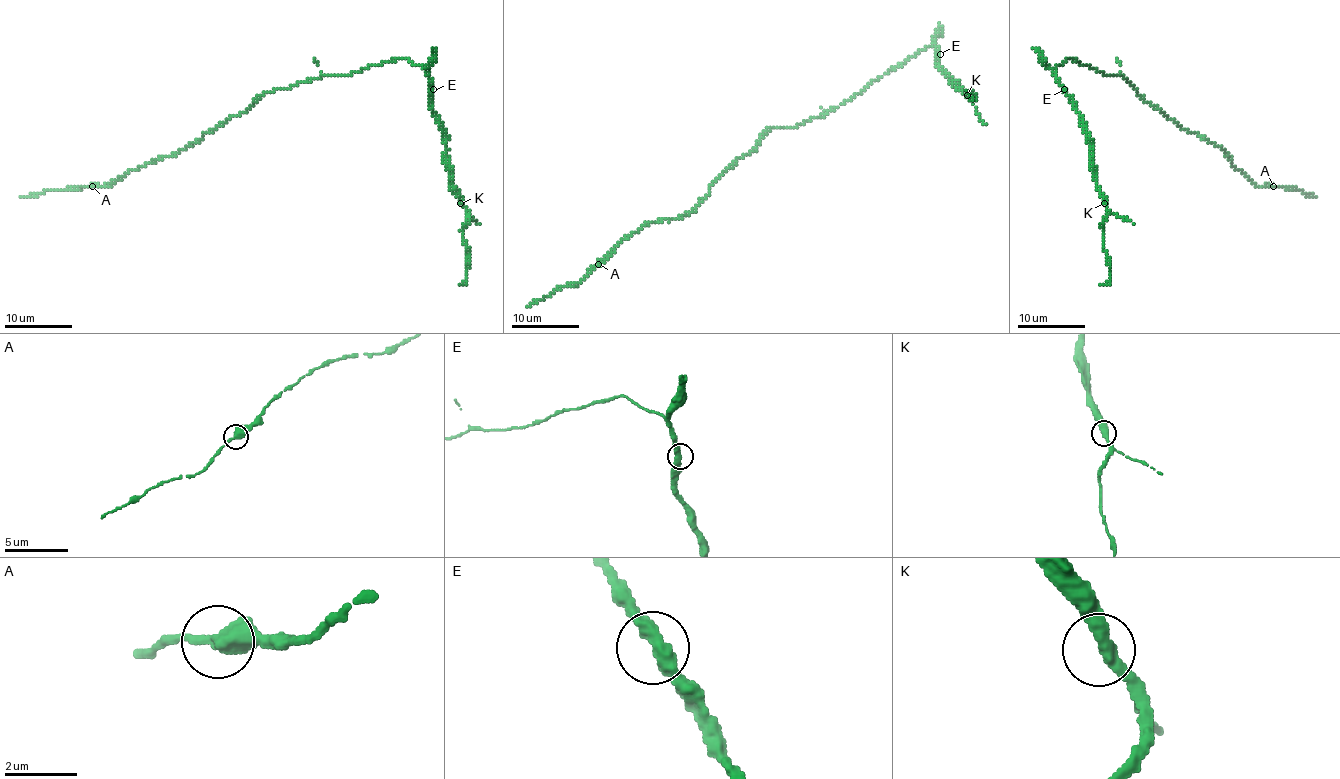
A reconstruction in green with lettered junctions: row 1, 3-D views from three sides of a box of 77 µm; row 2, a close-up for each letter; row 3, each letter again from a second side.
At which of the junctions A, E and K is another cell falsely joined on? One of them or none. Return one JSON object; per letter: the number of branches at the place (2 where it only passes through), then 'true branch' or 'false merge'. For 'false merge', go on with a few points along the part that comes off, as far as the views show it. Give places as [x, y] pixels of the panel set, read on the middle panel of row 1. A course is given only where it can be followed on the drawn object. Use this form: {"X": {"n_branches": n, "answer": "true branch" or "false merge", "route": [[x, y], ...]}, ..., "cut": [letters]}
{"A": {"n_branches": 2, "answer": "true branch"}, "E": {"n_branches": 2, "answer": "true branch"}, "K": {"n_branches": 2, "answer": "true branch"}, "cut": []}

